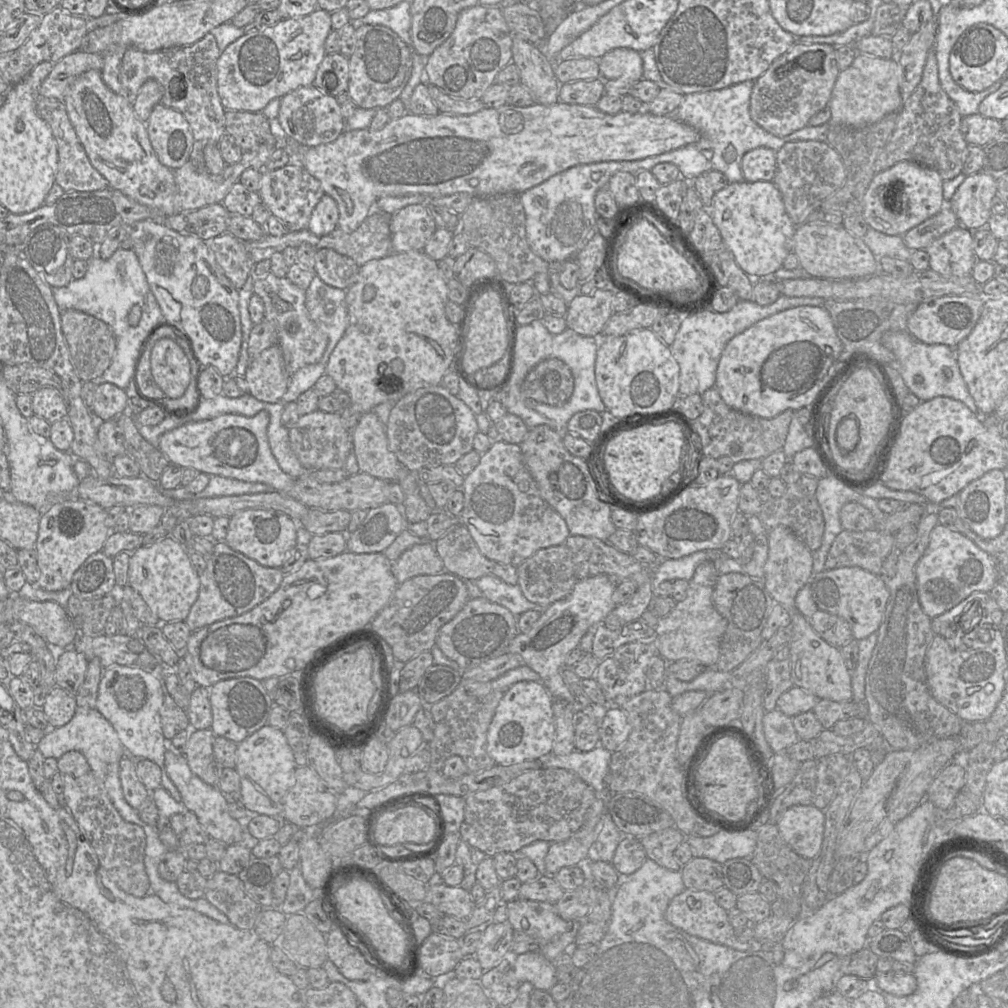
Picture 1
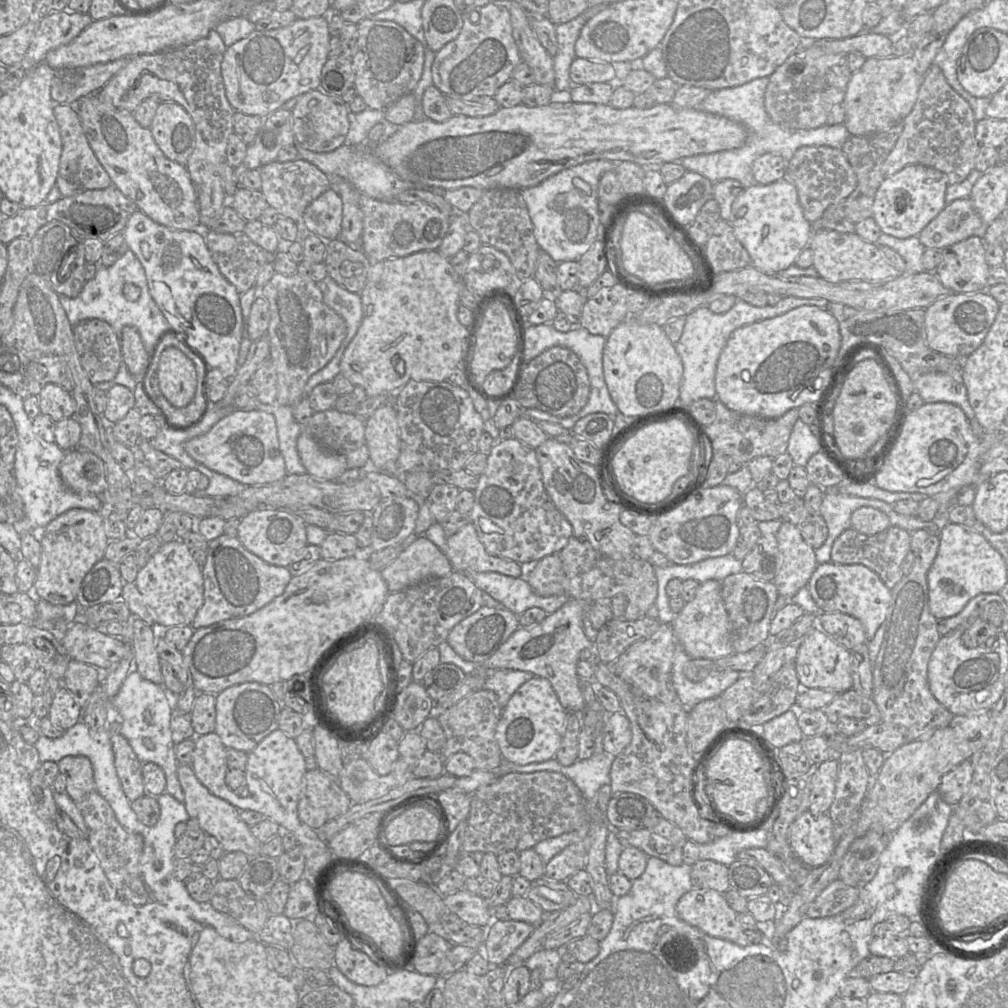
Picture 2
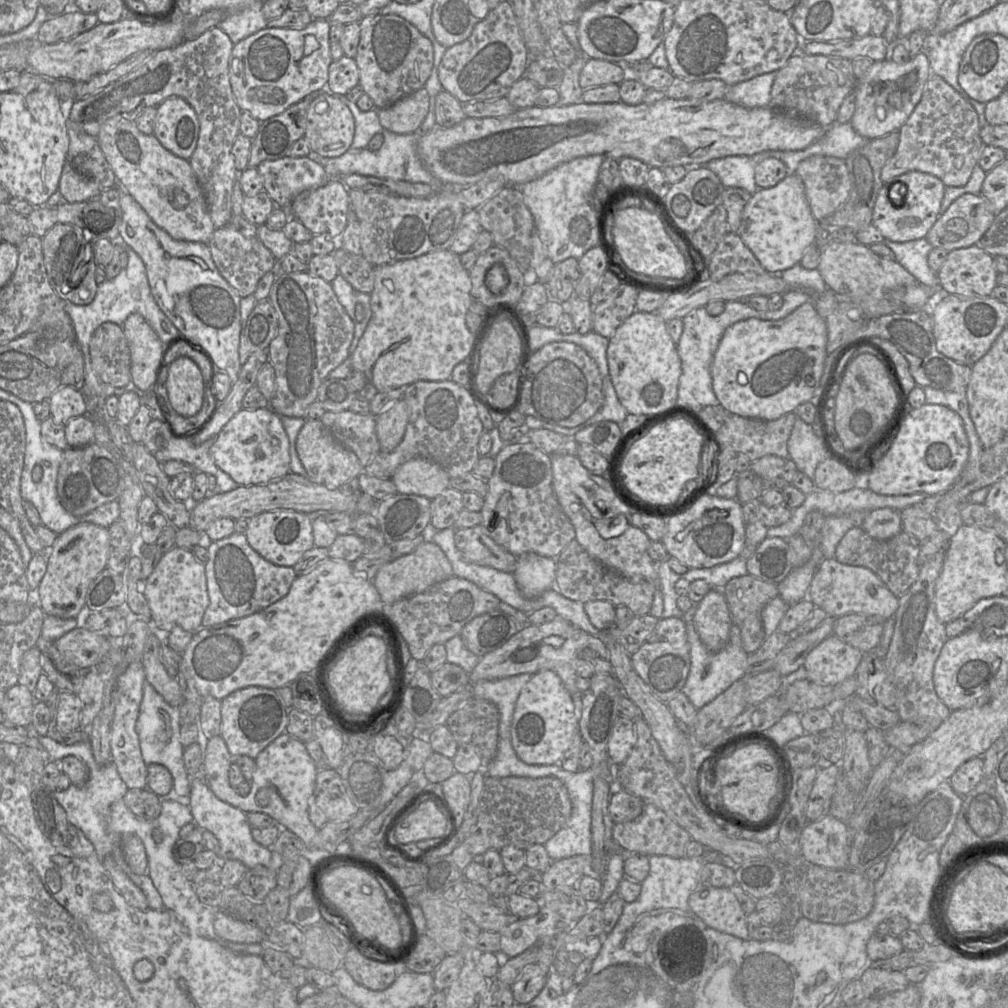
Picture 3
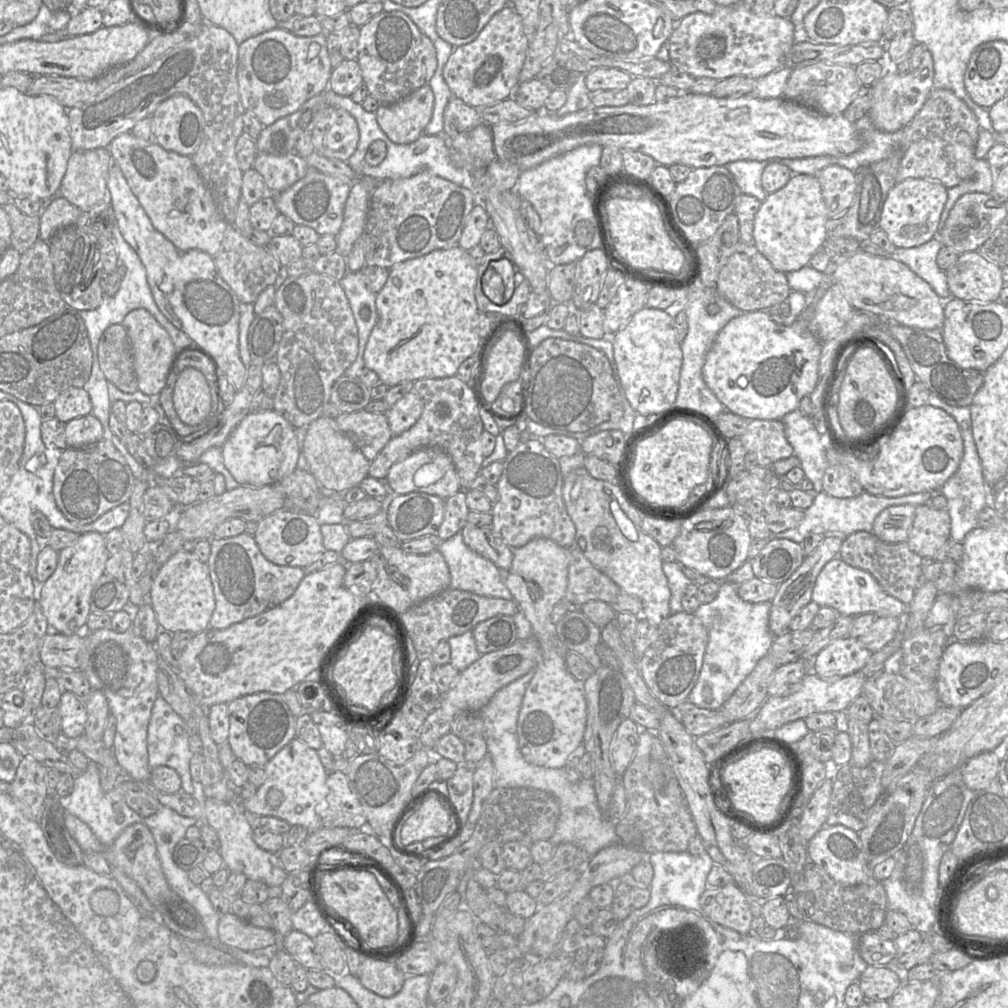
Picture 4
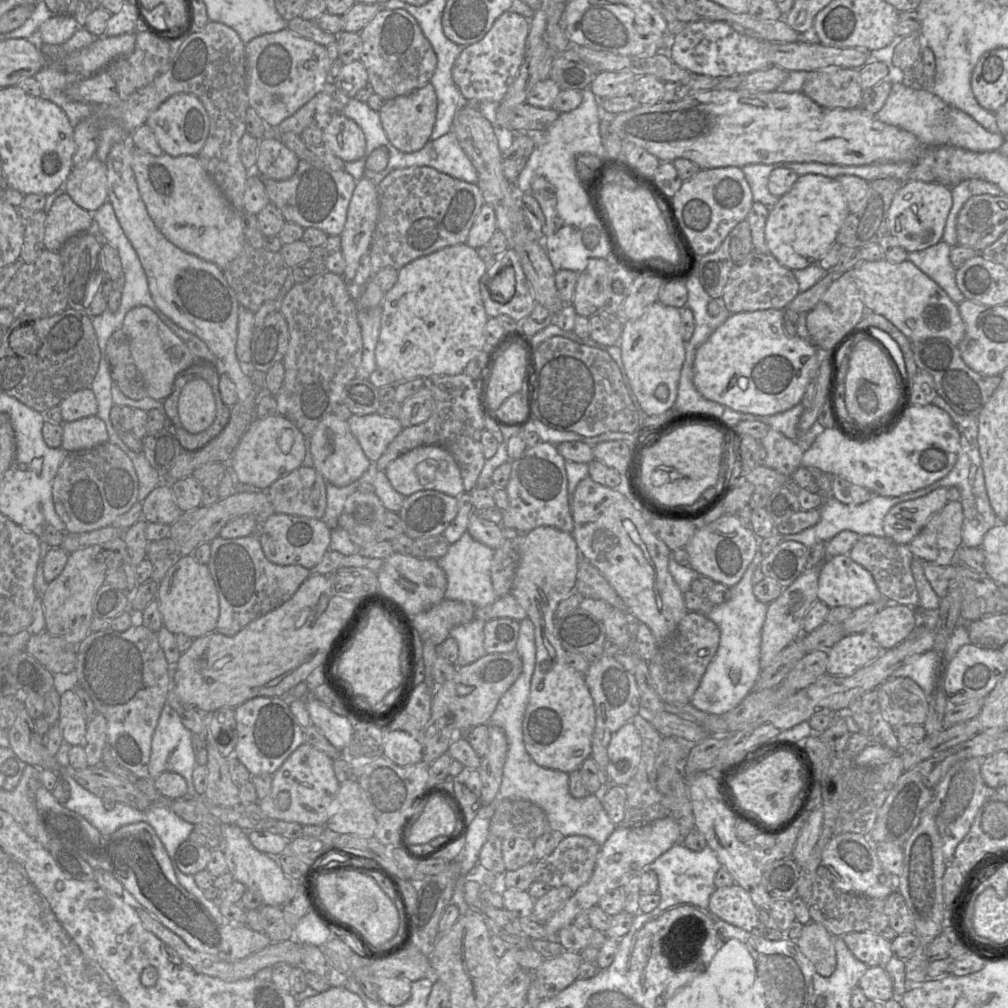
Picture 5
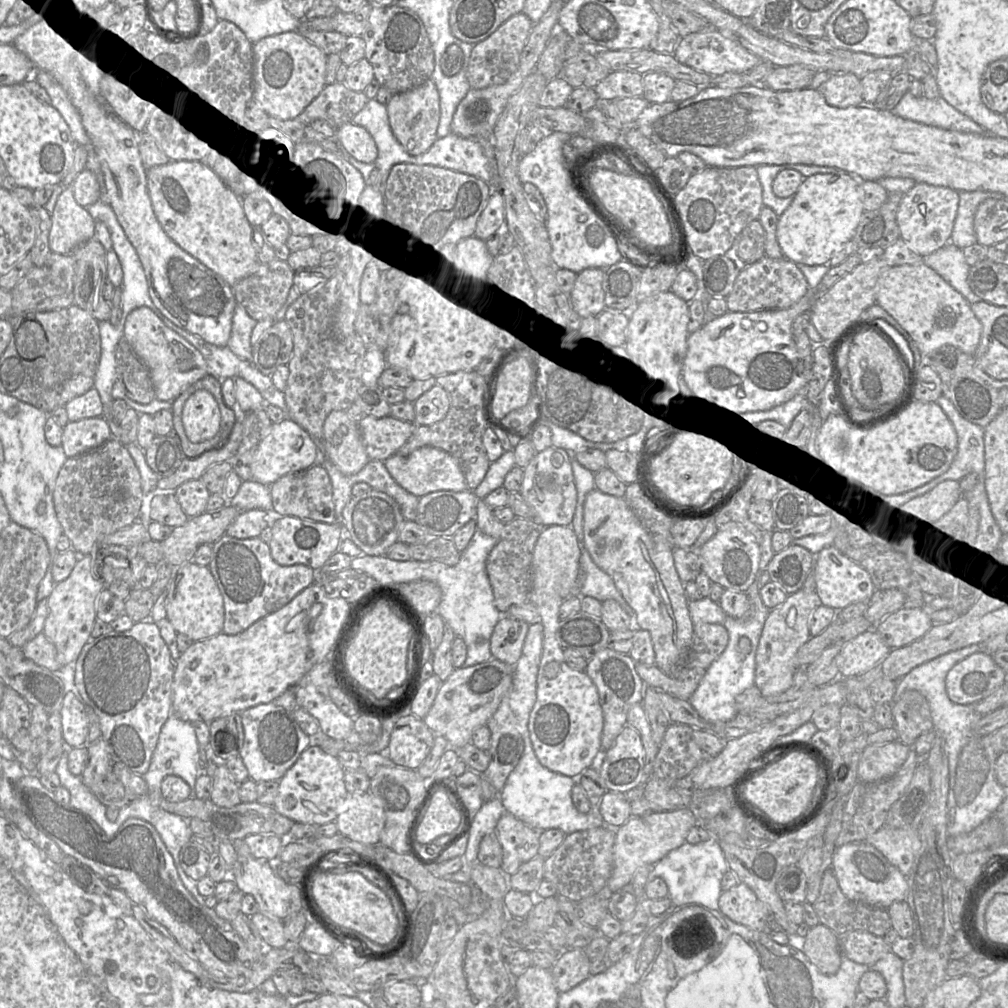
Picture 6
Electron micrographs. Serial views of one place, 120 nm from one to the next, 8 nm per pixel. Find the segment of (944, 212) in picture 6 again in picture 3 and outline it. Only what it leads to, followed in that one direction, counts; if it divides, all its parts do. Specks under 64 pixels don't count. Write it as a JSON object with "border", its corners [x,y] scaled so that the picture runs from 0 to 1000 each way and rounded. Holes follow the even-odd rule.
{"border":[[[903,170],[893,175],[886,176],[883,181],[878,182],[873,188],[870,198],[866,207],[865,221],[870,225],[877,236],[886,240],[900,240],[919,235],[919,232],[927,223],[932,215],[934,201],[938,192],[938,184],[931,176],[913,170]],[[889,181],[894,181],[899,185],[899,193],[891,193],[896,195],[896,203],[888,204],[883,197],[883,188]]]}

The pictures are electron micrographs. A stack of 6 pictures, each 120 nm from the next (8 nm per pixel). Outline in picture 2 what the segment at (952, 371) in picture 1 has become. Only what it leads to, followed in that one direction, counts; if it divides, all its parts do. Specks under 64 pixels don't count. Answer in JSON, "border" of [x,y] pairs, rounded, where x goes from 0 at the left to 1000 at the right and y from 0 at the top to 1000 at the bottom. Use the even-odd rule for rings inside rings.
{"border":[[[922,369],[906,375],[908,389],[917,400],[940,399],[952,404],[957,410],[965,430],[975,434],[975,425],[969,419],[961,400],[954,370]]]}

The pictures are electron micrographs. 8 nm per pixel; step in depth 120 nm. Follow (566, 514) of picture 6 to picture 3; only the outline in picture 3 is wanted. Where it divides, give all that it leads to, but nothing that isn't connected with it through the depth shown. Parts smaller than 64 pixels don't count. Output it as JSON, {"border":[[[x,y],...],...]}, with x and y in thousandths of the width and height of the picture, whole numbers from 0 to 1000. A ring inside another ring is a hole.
{"border":[[[525,438],[501,440],[490,454],[490,468],[483,477],[484,487],[476,507],[477,521],[491,539],[512,553],[522,548],[530,548],[540,553],[552,554],[570,535],[570,525],[559,508],[549,486],[547,452]]]}

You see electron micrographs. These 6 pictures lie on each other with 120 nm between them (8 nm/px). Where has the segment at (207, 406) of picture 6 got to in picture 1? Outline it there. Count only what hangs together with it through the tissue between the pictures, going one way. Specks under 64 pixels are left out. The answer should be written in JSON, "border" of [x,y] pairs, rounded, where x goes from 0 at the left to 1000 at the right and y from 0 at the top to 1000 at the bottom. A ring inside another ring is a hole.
{"border":[[[162,333],[154,337],[149,366],[154,380],[167,395],[182,393],[188,380],[188,359],[173,336]]]}

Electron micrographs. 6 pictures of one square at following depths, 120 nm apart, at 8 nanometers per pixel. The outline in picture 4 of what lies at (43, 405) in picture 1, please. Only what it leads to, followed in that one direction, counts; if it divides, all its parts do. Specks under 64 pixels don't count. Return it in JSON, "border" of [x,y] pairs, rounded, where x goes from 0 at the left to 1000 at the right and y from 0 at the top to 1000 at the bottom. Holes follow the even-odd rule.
{"border":[[[70,384],[64,387],[53,401],[55,415],[63,420],[91,410],[89,394],[83,385]]]}

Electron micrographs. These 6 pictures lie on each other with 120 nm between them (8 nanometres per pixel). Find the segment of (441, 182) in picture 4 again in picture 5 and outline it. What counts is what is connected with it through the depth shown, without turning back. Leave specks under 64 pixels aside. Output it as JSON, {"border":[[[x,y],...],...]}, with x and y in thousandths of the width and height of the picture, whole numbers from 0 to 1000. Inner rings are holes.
{"border":[[[425,165],[390,169],[374,186],[376,214],[366,247],[368,274],[383,265],[397,268],[414,256],[441,245],[462,241],[470,219],[481,201],[473,183],[457,180]]]}

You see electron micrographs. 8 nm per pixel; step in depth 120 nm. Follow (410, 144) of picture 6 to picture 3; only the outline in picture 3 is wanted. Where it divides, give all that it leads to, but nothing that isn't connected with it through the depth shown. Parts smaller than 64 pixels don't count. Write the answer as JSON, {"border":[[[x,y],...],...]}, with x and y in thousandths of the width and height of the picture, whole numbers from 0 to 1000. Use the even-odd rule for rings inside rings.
{"border":[[[420,86],[399,97],[390,104],[376,108],[377,123],[393,133],[407,133],[416,130],[426,109],[426,93]]]}

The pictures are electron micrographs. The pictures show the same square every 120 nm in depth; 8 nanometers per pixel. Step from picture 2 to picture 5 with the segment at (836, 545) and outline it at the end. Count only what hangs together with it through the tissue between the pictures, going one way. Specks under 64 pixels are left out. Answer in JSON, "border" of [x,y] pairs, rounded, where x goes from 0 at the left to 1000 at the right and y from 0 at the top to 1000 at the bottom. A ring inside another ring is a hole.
{"border":[[[855,531],[841,549],[850,560],[861,565],[876,593],[885,598],[912,601],[912,592],[904,566],[907,551],[901,541],[890,540],[879,533]]]}

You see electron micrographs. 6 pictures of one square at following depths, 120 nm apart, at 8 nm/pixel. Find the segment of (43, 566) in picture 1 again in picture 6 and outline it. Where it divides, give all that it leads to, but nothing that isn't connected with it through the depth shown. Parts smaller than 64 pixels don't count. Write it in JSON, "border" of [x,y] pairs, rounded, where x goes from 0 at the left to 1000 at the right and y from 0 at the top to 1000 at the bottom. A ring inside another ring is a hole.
{"border":[[[78,551],[68,572],[56,578],[47,593],[48,611],[43,628],[55,640],[57,656],[62,662],[74,658],[81,643],[90,633],[90,626],[96,614],[95,593],[104,582],[103,577],[91,565],[91,552]]]}

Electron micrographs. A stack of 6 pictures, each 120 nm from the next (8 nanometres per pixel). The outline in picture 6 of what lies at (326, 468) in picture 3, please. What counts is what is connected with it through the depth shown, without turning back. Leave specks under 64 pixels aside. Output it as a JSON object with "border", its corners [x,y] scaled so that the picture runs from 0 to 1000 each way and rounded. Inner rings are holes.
{"border":[[[329,408],[320,422],[321,450],[341,471],[354,470],[367,457],[355,421],[343,408]]]}

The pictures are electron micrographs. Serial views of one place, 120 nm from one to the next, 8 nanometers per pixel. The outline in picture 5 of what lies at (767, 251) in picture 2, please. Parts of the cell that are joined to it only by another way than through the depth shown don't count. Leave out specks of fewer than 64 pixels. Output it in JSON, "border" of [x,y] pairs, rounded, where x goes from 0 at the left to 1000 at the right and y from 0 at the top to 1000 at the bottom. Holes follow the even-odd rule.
{"border":[[[813,173],[795,174],[786,187],[773,195],[770,203],[763,207],[759,223],[759,238],[763,250],[775,263],[786,269],[812,262],[824,243],[829,240],[830,231],[841,212],[836,188],[828,177]]]}

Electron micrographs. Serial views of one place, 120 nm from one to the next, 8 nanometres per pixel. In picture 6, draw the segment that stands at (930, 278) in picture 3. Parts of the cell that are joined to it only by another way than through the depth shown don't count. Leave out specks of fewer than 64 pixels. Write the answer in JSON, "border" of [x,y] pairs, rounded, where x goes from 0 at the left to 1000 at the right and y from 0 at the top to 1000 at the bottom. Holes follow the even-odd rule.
{"border":[[[940,240],[928,250],[917,254],[915,260],[930,270],[961,302],[973,299],[960,282],[962,264],[957,259],[955,249],[945,241]]]}

